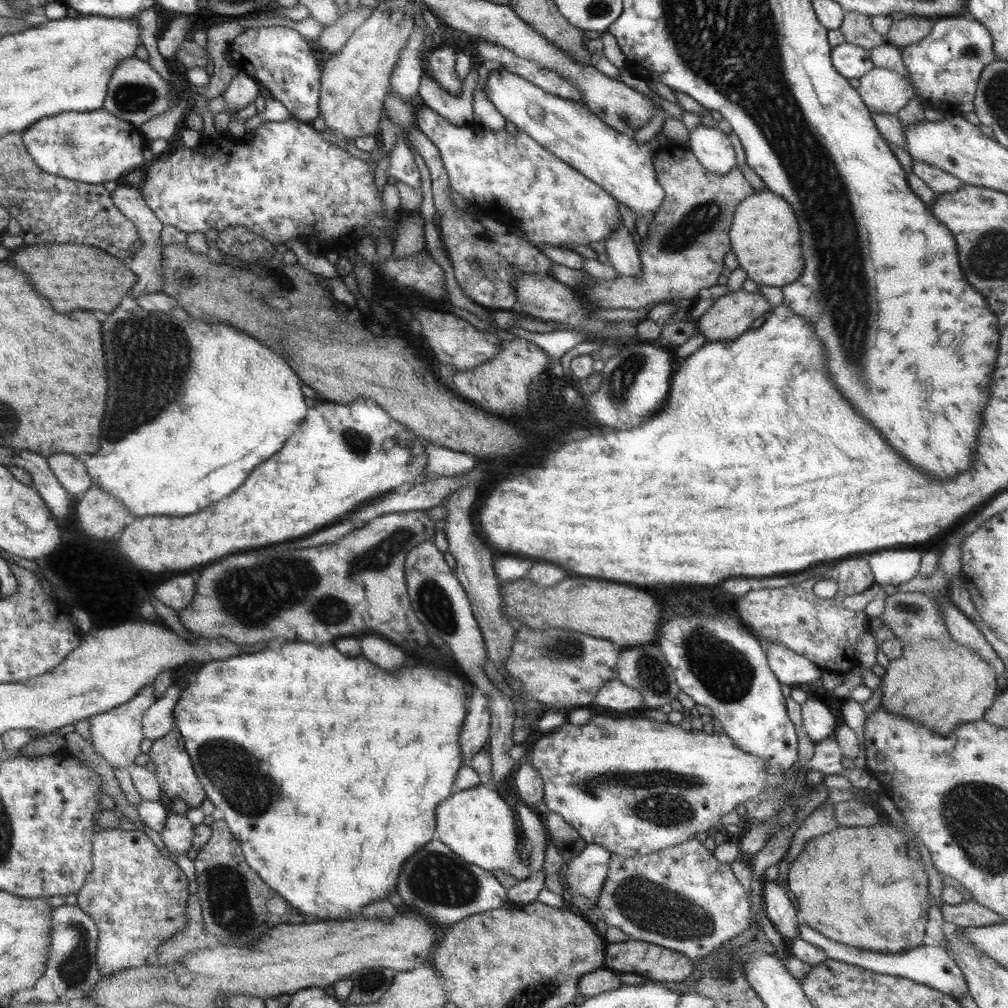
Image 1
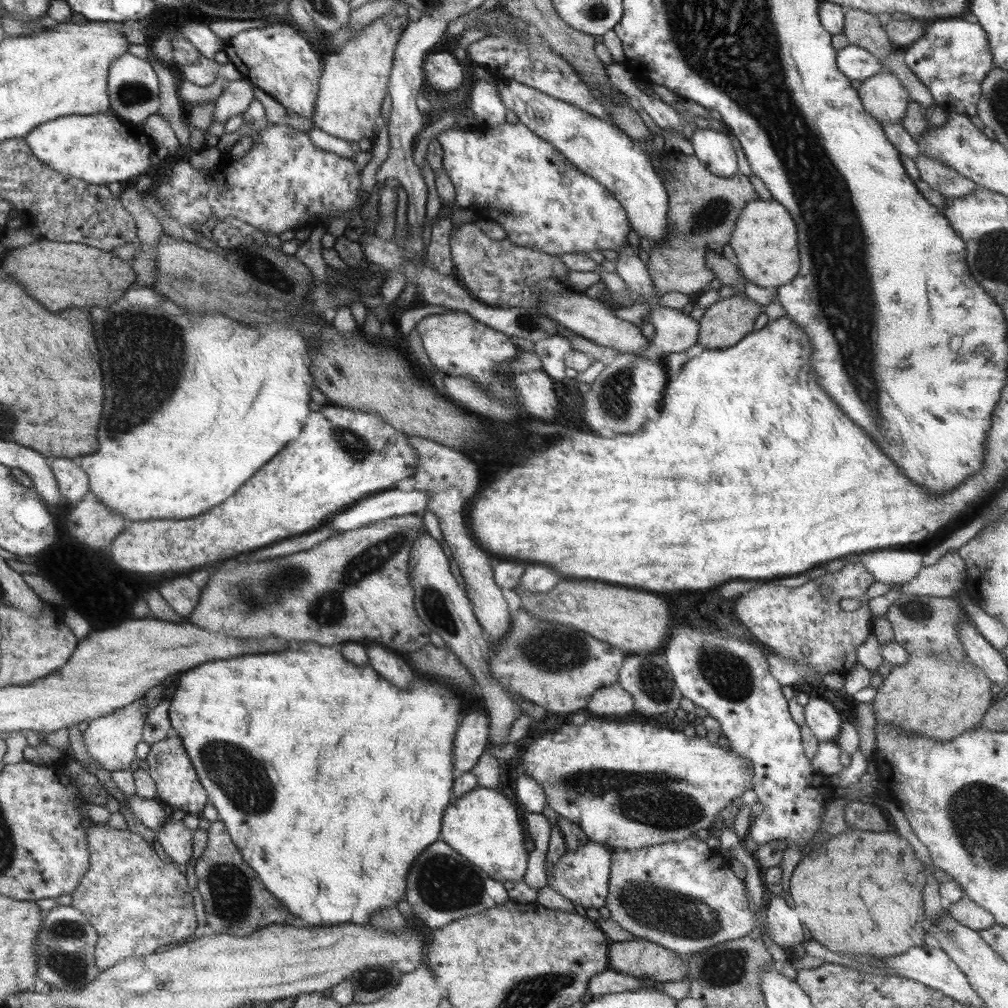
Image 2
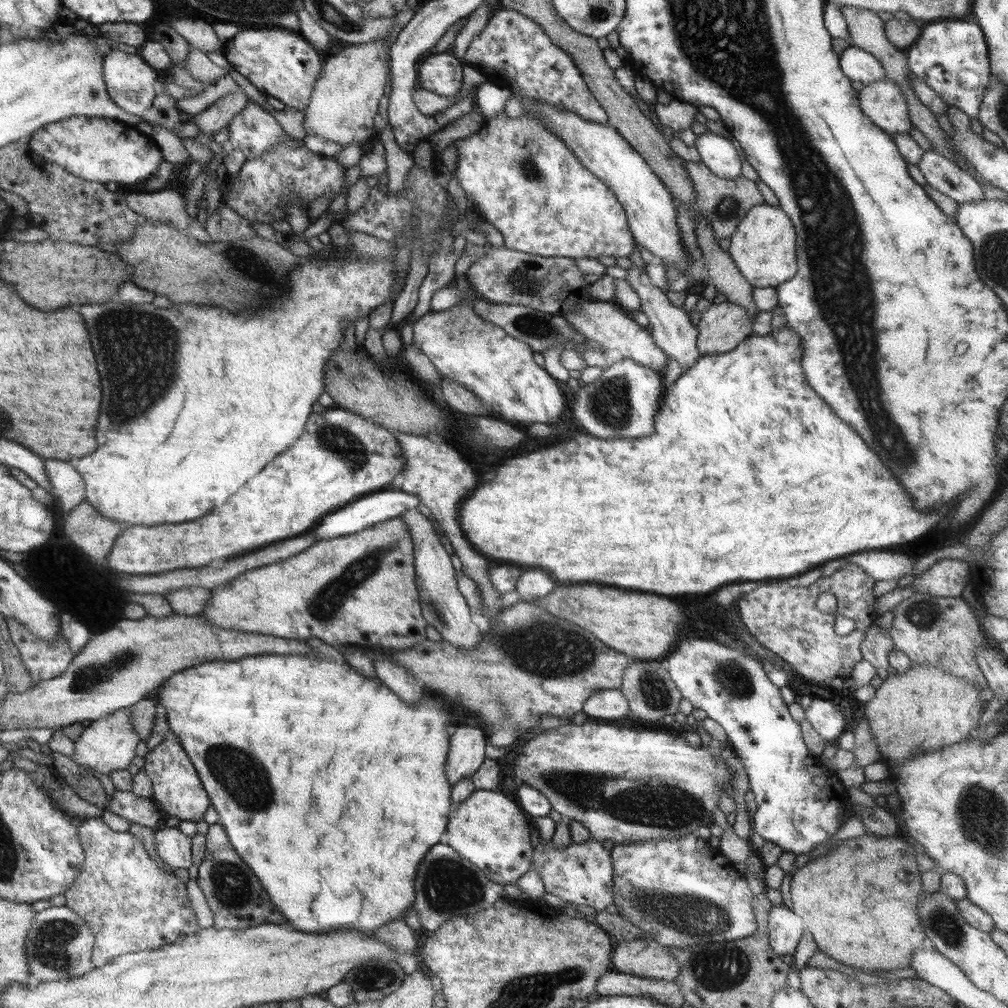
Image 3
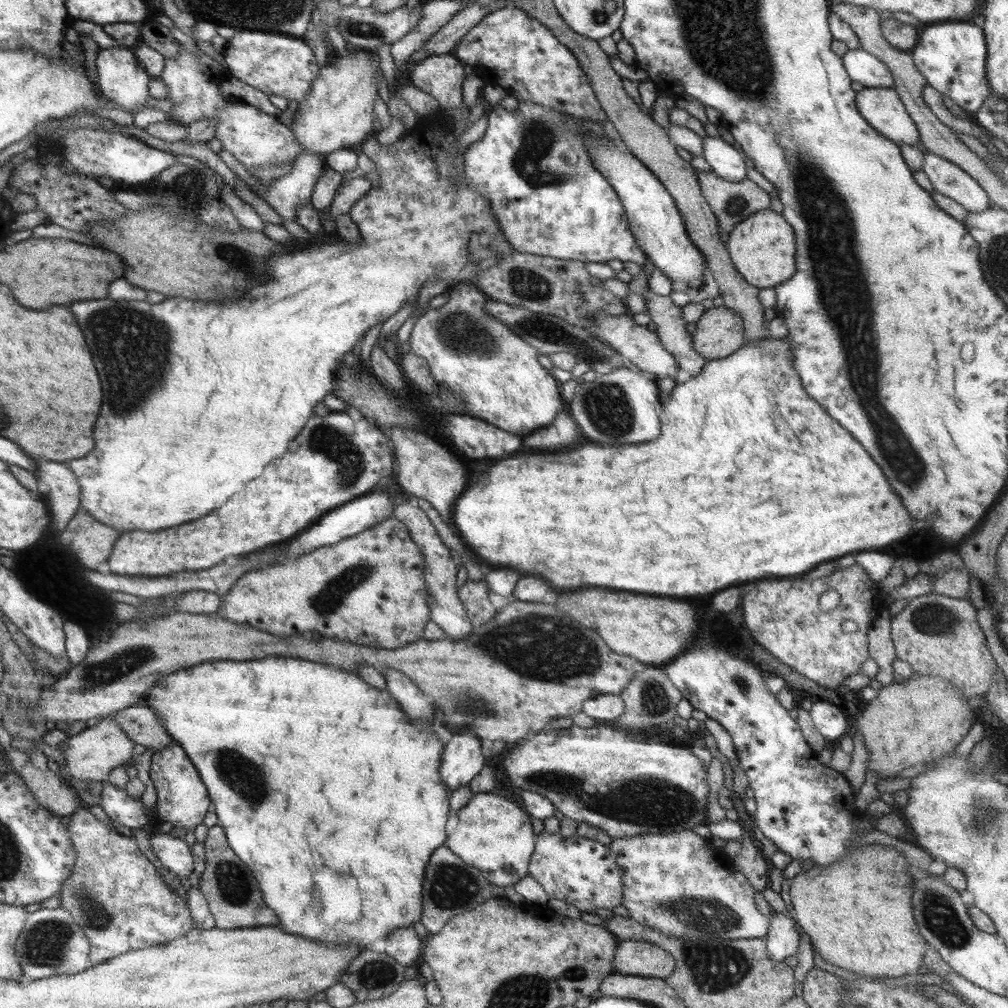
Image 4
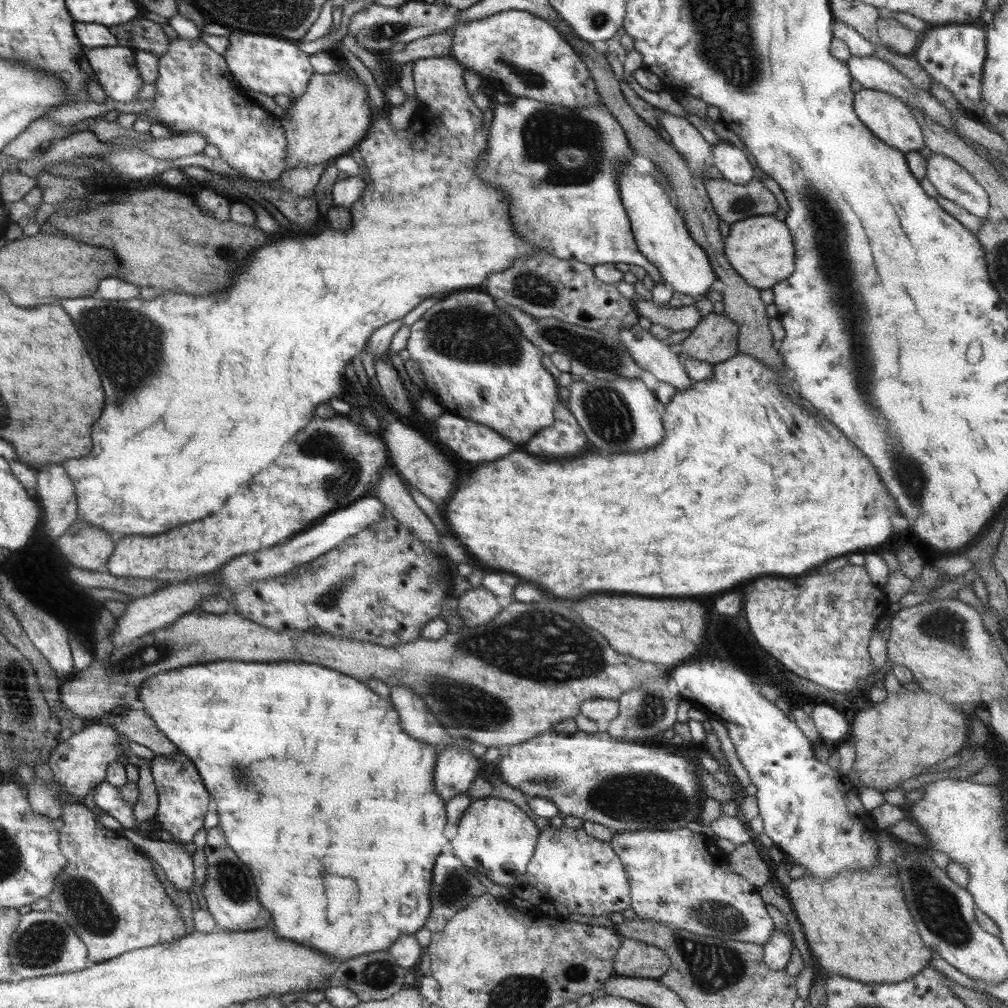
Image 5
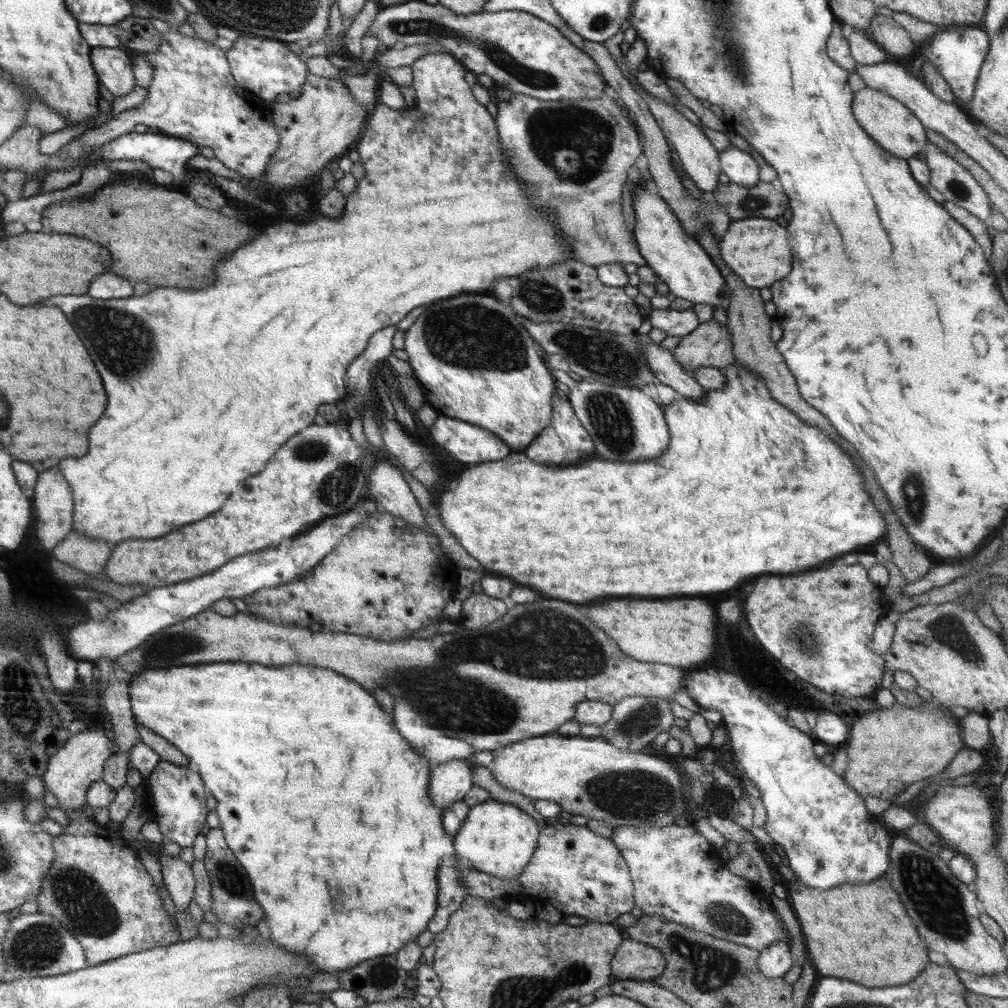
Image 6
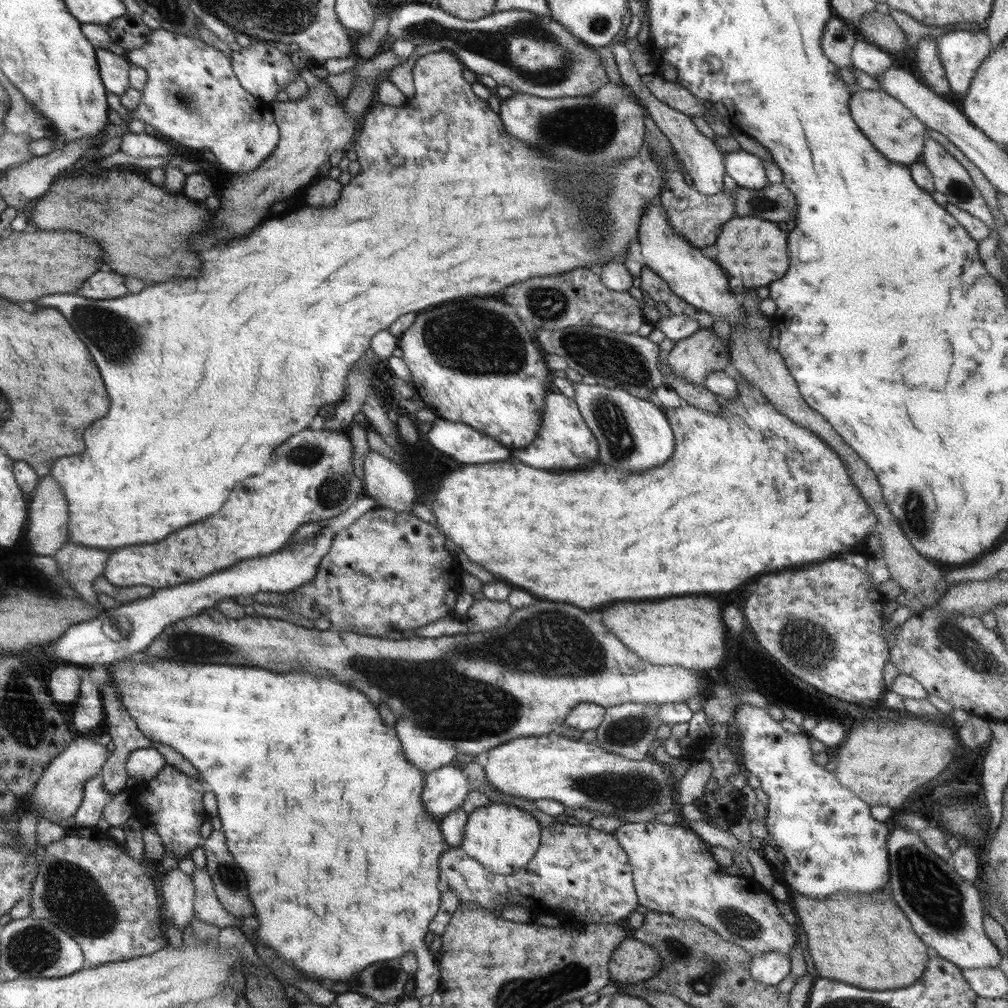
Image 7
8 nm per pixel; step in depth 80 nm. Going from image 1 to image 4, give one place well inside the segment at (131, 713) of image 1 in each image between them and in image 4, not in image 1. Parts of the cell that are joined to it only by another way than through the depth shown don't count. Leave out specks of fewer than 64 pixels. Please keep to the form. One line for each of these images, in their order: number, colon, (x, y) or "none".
2: (111, 740)
3: (108, 744)
4: (91, 754)

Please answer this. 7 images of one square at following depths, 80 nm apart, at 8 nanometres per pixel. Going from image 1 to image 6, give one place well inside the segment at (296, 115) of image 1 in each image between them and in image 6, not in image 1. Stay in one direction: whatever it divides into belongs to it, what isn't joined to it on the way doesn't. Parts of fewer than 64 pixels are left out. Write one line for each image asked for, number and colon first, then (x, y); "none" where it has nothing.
2: (277, 58)
3: (279, 62)
4: (274, 63)
5: (271, 65)
6: (265, 67)

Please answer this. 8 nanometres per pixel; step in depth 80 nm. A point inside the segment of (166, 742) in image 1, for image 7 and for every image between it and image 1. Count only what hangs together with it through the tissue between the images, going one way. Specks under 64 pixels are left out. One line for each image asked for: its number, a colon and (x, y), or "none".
2: (178, 786)
3: (178, 791)
4: (182, 801)
5: (183, 800)
6: (179, 798)
7: (172, 801)

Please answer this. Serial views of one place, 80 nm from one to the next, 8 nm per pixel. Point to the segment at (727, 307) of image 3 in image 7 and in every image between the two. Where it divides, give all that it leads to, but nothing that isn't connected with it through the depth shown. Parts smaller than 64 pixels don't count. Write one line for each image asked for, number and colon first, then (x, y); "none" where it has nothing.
4: (720, 331)
5: (714, 339)
6: (709, 344)
7: (693, 358)

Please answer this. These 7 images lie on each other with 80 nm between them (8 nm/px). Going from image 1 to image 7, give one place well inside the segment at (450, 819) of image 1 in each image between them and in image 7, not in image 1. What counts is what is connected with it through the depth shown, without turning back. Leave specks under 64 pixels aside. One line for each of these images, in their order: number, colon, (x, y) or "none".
2: (484, 827)
3: (489, 830)
4: (495, 835)
5: (495, 837)
6: (498, 838)
7: (502, 838)

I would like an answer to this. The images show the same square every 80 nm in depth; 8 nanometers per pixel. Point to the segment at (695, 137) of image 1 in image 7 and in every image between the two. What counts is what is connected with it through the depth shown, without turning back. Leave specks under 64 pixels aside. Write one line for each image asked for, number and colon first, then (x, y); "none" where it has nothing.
2: (712, 147)
3: (716, 151)
4: (725, 160)
5: (733, 163)
6: (740, 167)
7: (747, 169)

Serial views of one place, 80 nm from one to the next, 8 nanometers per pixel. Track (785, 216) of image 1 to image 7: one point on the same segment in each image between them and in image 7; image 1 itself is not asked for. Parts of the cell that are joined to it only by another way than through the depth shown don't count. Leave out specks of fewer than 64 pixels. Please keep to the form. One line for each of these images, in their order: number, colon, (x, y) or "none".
2: (765, 241)
3: (763, 245)
4: (762, 247)
5: (762, 243)
6: (756, 249)
7: (750, 248)

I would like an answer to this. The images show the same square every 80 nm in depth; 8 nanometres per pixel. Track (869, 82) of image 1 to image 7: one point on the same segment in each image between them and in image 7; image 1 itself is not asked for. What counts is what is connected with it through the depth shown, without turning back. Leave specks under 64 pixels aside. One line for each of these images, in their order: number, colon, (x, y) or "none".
2: (883, 95)
3: (883, 102)
4: (881, 107)
5: (888, 117)
6: (892, 125)
7: (892, 128)

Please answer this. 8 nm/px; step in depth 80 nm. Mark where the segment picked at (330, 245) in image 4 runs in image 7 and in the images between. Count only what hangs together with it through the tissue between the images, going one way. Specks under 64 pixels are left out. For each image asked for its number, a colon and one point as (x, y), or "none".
5: (273, 345)
6: (287, 313)
7: (241, 355)

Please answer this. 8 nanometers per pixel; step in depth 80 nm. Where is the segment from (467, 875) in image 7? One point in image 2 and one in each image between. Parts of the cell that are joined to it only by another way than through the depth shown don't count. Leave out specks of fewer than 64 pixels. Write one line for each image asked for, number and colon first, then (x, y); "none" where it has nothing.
2: (582, 876)
3: (582, 874)
4: (582, 872)
5: (570, 867)
6: (579, 873)

